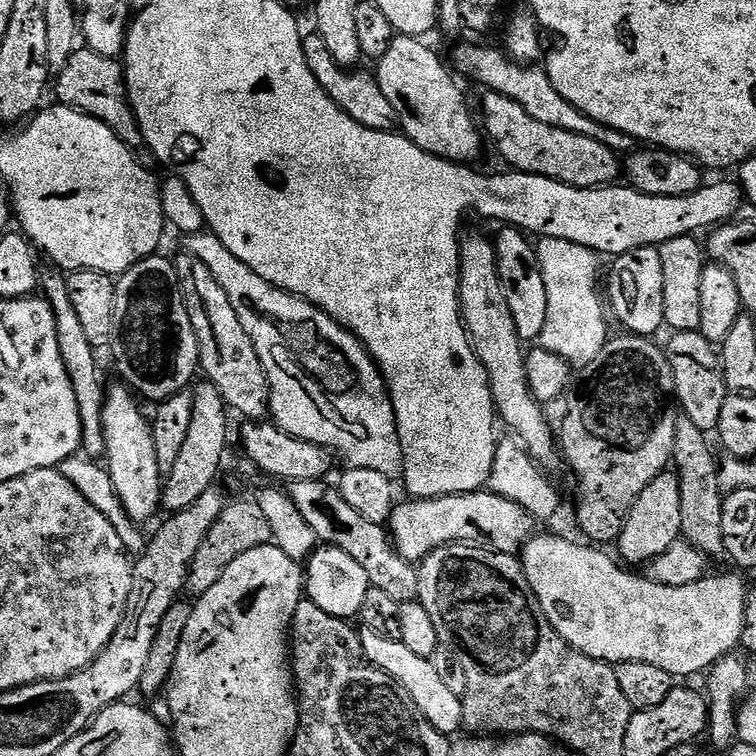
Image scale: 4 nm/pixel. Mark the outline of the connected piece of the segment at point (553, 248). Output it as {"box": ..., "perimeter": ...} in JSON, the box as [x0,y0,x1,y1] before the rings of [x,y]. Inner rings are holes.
{"box":[535,237,610,366],"perimeter":[[[550,237],[541,239],[535,249],[542,270],[542,282],[546,282],[546,322],[538,337],[539,347],[550,350],[550,354],[558,354],[570,366],[586,365],[598,358],[598,350],[602,350],[602,346],[610,339],[608,324],[604,321],[606,304],[602,299],[601,257],[577,242],[560,241]]]}

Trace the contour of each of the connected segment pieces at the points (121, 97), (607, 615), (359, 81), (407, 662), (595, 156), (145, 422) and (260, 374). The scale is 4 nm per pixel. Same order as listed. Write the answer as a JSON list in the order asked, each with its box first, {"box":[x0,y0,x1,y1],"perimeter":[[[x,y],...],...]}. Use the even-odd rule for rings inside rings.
[{"box":[54,46,145,150],"perimeter":[[[86,46],[77,47],[74,54],[70,54],[70,62],[62,66],[62,70],[55,73],[54,92],[61,105],[73,108],[90,118],[98,118],[122,141],[126,147],[140,150],[145,147],[144,135],[136,121],[132,104],[128,101],[128,83],[124,81],[124,65],[117,58],[106,58],[102,54],[94,54]]]},{"box":[522,535,749,678],"perimeter":[[[533,535],[522,549],[522,563],[526,582],[530,582],[530,590],[534,590],[550,626],[582,654],[613,666],[622,662],[647,662],[666,670],[673,678],[680,678],[707,673],[713,664],[740,648],[749,589],[742,577],[708,574],[690,586],[662,586],[657,580],[635,576],[632,573],[635,571],[621,566],[615,559],[612,561],[604,553],[607,551],[588,542],[579,543],[564,536]]]},{"box":[303,35,397,132],"perimeter":[[[305,35],[303,42],[306,66],[310,66],[310,74],[318,78],[318,86],[322,86],[322,90],[326,90],[326,94],[330,94],[332,101],[346,114],[350,114],[354,122],[379,132],[391,132],[397,127],[394,106],[390,106],[386,94],[382,94],[382,86],[378,86],[376,77],[371,71],[349,70],[343,68],[338,62],[334,62],[334,54],[326,50],[326,42],[322,42],[320,36]]]},{"box":[359,627,464,734],"perimeter":[[[361,627],[359,633],[365,658],[375,668],[390,674],[390,678],[397,680],[406,690],[406,694],[414,698],[418,710],[426,714],[428,721],[439,732],[453,734],[452,732],[461,731],[464,728],[464,701],[445,686],[442,677],[438,675],[438,670],[434,670],[431,660],[413,654],[400,640],[382,638],[382,634],[374,634],[374,630],[369,628]]]},{"box":[483,91,622,188],"perimeter":[[[485,91],[483,93],[483,95],[484,95],[484,128],[485,128],[485,129],[483,128],[483,131],[486,133],[486,136],[487,136],[486,131],[488,131],[488,136],[490,139],[492,139],[492,144],[494,147],[496,147],[497,154],[500,155],[501,158],[504,159],[506,163],[508,163],[505,165],[507,165],[507,167],[509,169],[512,169],[512,170],[515,170],[518,172],[529,172],[530,174],[545,175],[546,178],[557,179],[558,182],[568,183],[572,187],[580,187],[580,188],[600,188],[604,185],[615,185],[617,183],[617,181],[619,181],[621,179],[622,164],[621,164],[621,161],[618,159],[617,153],[610,151],[609,148],[607,148],[606,146],[602,146],[602,142],[594,142],[594,138],[582,138],[582,134],[570,134],[566,130],[554,130],[554,126],[546,126],[543,122],[537,122],[537,120],[535,120],[535,118],[530,118],[530,114],[526,114],[526,110],[522,110],[522,106],[518,102],[514,102],[510,98],[506,98],[505,96],[503,96],[502,94],[498,94],[497,92]]]},{"box":[102,382,162,522],"perimeter":[[[116,382],[112,389],[109,387],[105,391],[102,422],[106,438],[106,469],[114,490],[126,514],[134,521],[143,522],[156,511],[161,511],[162,473],[158,466],[158,454],[154,454],[152,425],[146,412],[144,416],[139,403],[141,401],[123,383]]]},{"box":[174,254,270,422],"perimeter":[[[181,254],[175,257],[174,263],[190,322],[198,338],[199,371],[203,379],[218,388],[218,394],[222,394],[233,413],[241,412],[248,422],[263,421],[270,412],[268,375],[262,366],[262,358],[258,358],[258,350],[254,350],[254,342],[250,342],[250,334],[246,334],[242,322],[238,322],[238,314],[226,290],[218,286],[218,278],[210,274],[210,266],[206,266],[202,258]]]}]

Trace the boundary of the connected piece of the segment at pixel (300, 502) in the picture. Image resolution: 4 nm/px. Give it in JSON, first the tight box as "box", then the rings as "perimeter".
{"box":[287,480,418,605],"perimeter":[[[324,480],[314,482],[294,482],[287,489],[288,496],[298,506],[298,514],[310,522],[317,541],[329,548],[341,548],[366,570],[366,578],[371,587],[384,591],[389,598],[400,605],[418,597],[418,568],[413,561],[402,558],[396,545],[392,543],[389,529],[378,522],[370,522],[353,510],[346,498],[342,498],[339,487],[328,485]]]}

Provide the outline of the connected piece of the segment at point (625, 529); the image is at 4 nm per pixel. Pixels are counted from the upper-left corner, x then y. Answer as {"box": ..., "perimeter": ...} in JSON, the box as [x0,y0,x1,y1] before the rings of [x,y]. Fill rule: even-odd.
{"box":[618,470,682,566],"perimeter":[[[666,470],[658,478],[654,478],[654,482],[650,482],[650,486],[646,486],[646,490],[642,490],[642,494],[638,494],[638,502],[634,502],[634,506],[626,518],[626,526],[622,526],[622,534],[618,541],[621,556],[619,559],[628,566],[636,566],[632,564],[651,565],[652,560],[658,558],[658,554],[666,554],[666,550],[670,550],[670,546],[674,546],[674,542],[681,539],[681,526],[682,494],[680,493],[680,483],[675,471]]]}

